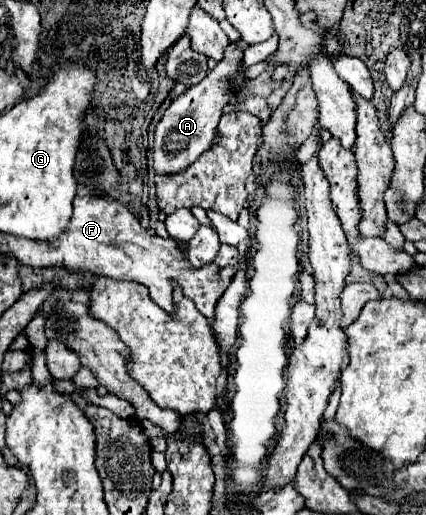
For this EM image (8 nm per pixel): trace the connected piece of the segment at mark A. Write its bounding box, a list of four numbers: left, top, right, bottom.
[155,44,243,174]

